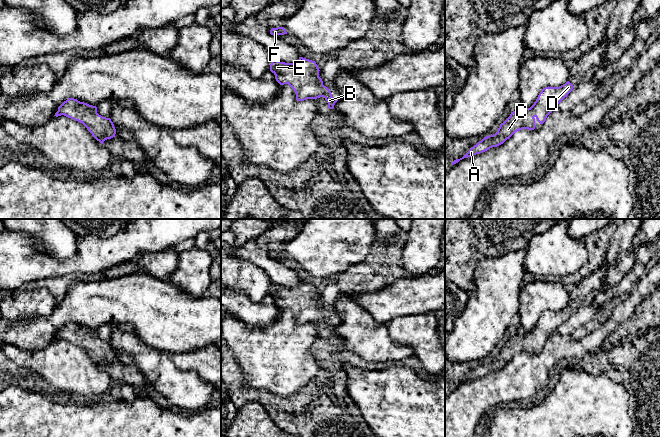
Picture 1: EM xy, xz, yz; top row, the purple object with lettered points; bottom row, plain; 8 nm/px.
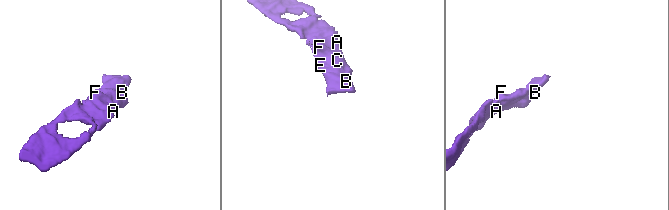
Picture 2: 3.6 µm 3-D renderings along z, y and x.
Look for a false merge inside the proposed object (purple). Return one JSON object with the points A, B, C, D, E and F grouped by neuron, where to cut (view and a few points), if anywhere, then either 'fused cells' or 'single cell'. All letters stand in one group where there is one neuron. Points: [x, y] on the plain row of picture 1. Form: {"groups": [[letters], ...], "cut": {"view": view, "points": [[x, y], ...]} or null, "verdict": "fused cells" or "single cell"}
{"groups": [["A", "B", "C", "D", "E", "F"]], "cut": null, "verdict": "single cell"}

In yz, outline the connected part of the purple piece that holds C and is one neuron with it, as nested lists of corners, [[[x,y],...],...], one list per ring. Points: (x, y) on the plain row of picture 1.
[[[569,305],[559,311],[548,310],[543,312],[530,332],[511,336],[510,340],[500,348],[495,358],[484,361],[471,371],[462,382],[451,386],[451,389],[458,387],[464,382],[472,381],[503,368],[519,354],[534,354],[535,345],[537,344],[540,348],[543,348],[547,340],[557,332],[557,329],[567,321],[573,312],[574,310]]]

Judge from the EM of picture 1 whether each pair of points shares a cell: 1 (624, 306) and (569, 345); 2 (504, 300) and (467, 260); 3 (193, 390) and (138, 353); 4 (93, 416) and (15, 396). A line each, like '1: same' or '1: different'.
1: same
2: different
3: same
4: same

